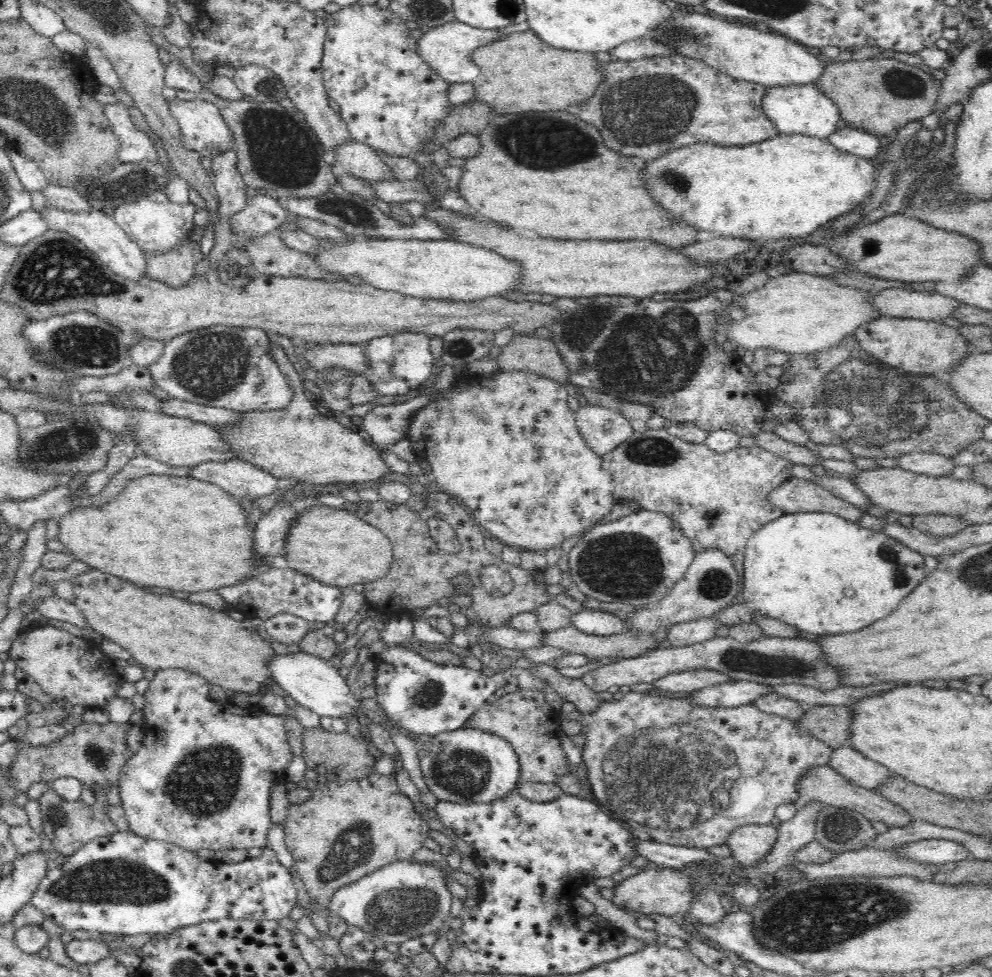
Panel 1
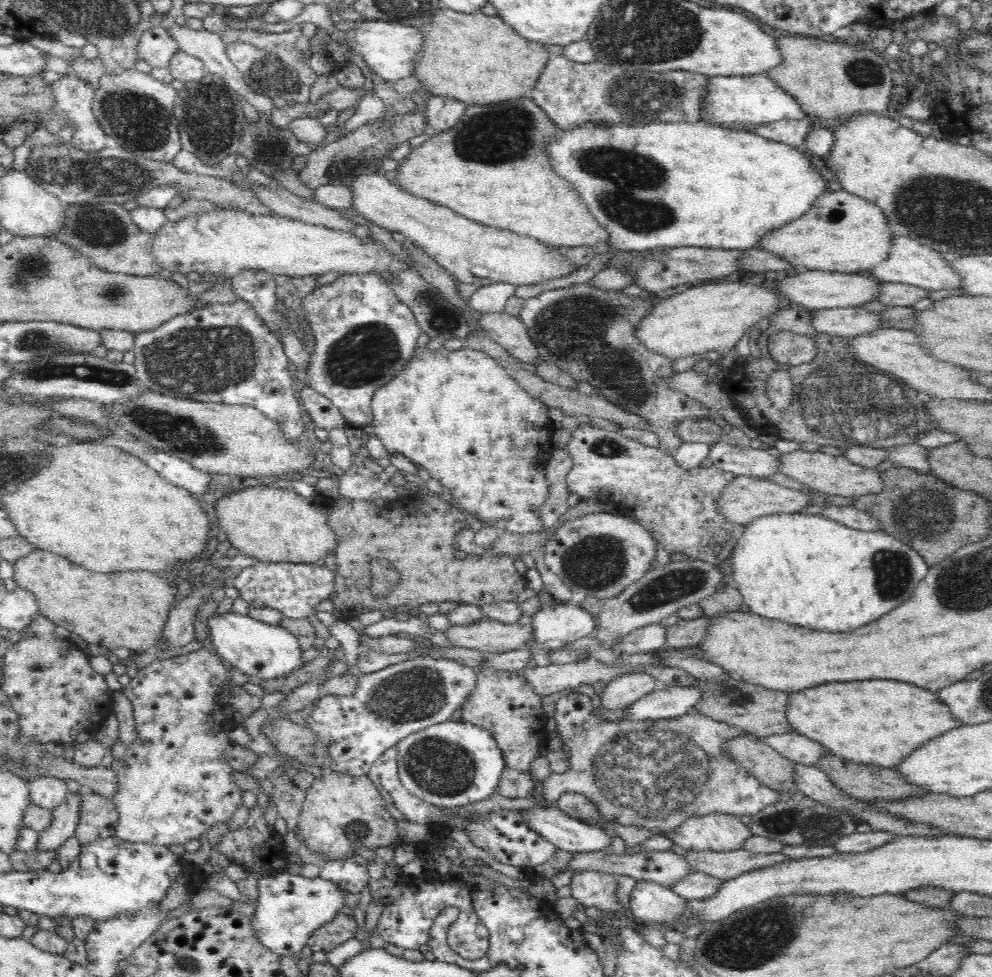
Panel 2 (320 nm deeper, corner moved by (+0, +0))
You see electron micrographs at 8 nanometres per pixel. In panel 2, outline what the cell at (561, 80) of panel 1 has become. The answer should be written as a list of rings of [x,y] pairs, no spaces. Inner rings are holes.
[[[444,7],[437,11],[431,22],[421,30],[427,36],[427,46],[420,54],[419,68],[415,77],[426,83],[425,90],[433,95],[453,98],[464,104],[487,105],[528,96],[528,92],[534,91],[536,83],[540,81],[549,61],[554,57],[548,46],[523,38],[504,19],[498,16],[485,16],[480,11],[466,14]]]

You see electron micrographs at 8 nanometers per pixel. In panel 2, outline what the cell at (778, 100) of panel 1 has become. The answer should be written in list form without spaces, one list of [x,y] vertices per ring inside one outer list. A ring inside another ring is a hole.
[[[766,74],[752,77],[712,77],[709,80],[710,94],[704,98],[702,117],[711,124],[732,129],[731,126],[736,123],[743,127],[746,123],[763,125],[780,120],[806,120],[810,116],[794,95]]]

